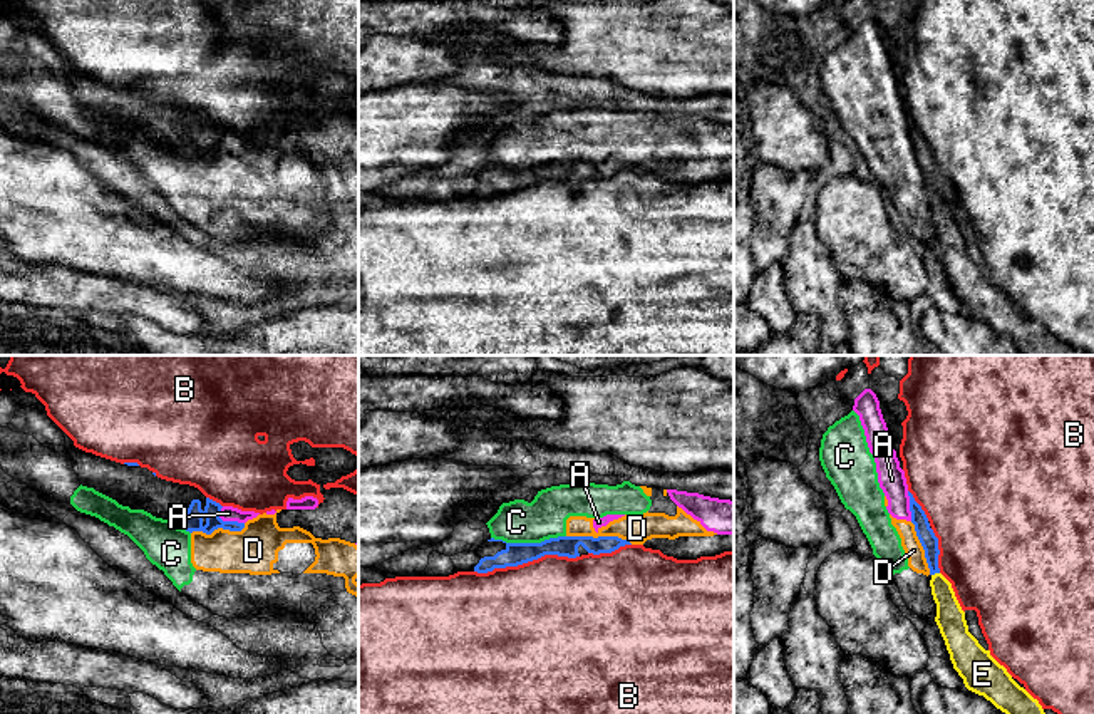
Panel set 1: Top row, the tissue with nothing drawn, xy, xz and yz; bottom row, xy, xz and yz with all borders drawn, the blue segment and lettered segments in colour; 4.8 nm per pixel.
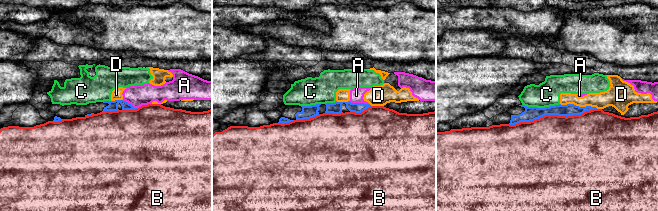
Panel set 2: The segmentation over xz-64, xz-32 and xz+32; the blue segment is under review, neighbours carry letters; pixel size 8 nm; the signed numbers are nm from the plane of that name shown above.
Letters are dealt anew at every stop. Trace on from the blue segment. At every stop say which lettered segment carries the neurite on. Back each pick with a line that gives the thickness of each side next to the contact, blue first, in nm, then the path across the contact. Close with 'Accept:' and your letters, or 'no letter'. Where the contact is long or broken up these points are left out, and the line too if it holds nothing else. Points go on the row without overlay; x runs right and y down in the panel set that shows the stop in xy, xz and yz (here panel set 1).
E: 80/140 nm
Accept: E

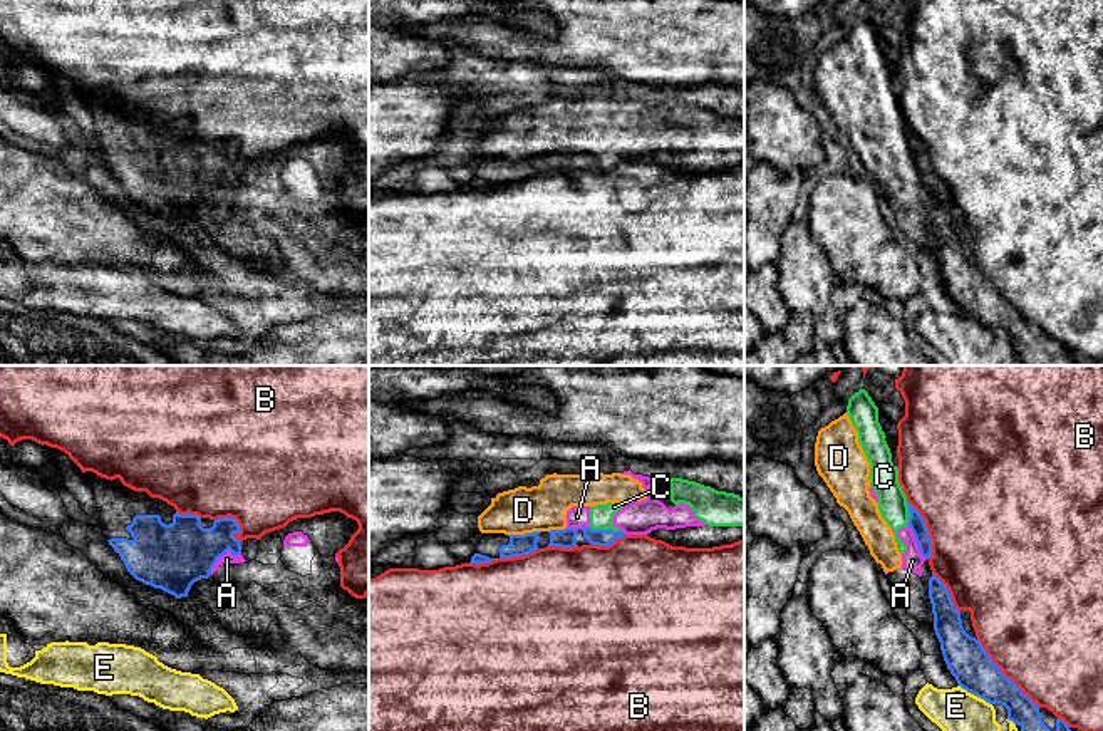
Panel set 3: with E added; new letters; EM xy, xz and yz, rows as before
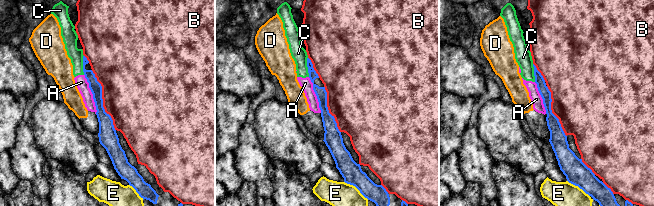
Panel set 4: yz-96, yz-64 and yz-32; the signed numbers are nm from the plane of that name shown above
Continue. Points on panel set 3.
Accept: no letter

